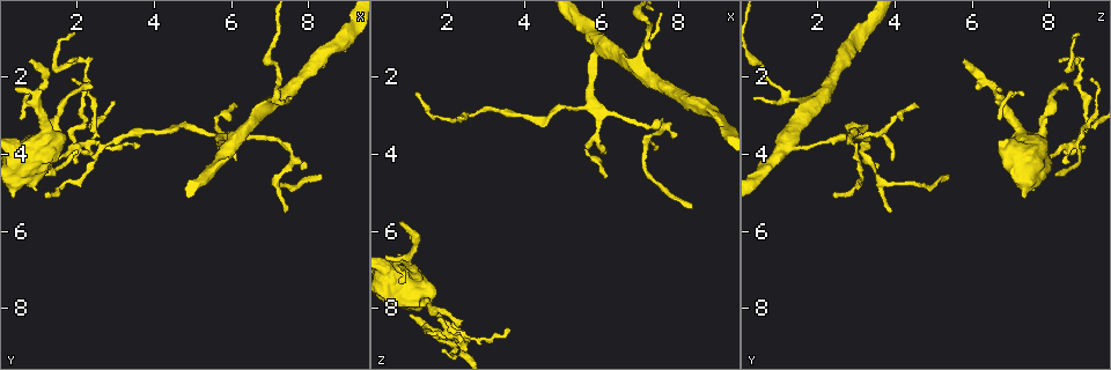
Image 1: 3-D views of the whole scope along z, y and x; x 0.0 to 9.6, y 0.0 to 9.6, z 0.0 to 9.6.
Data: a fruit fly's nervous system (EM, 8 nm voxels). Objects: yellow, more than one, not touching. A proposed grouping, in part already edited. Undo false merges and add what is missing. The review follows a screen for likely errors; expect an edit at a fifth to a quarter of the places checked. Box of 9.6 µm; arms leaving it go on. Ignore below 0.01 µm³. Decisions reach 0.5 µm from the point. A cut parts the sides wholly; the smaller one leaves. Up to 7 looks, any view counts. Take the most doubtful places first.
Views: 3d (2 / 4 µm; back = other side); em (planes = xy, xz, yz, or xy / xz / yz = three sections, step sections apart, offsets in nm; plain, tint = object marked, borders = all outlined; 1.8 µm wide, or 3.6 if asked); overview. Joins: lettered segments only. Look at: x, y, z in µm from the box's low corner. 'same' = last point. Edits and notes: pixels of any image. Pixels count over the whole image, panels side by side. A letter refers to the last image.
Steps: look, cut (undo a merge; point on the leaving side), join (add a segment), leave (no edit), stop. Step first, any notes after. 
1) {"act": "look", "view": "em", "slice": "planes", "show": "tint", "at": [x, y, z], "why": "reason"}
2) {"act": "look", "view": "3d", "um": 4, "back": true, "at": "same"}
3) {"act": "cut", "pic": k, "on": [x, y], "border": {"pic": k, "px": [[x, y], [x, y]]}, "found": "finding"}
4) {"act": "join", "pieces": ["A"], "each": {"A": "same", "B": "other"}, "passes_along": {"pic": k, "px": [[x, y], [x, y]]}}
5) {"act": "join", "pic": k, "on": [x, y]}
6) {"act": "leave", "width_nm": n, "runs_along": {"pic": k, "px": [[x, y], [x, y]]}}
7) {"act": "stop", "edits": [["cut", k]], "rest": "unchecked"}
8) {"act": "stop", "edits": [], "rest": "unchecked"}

{"act": "look", "view": "3d", "um": 4, "at": [2.05, 3.70, 8.60], "why": "looks like a crossing"}

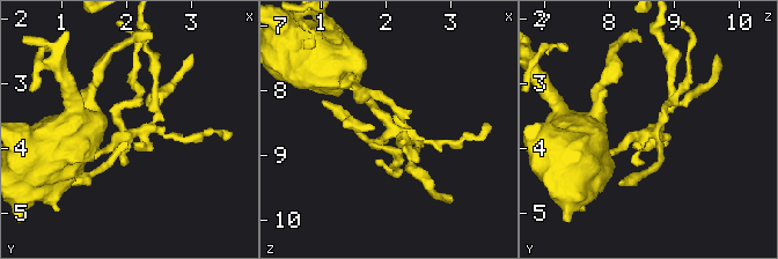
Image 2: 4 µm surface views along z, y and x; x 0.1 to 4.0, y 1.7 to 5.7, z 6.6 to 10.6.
{"act": "look", "view": "em", "slice": "planes", "show": "plain", "at": [2.10, 3.75, 8.55]}

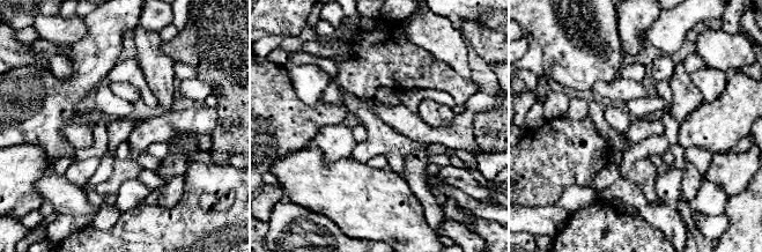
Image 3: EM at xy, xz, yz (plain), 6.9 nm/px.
{"act": "look", "view": "em", "slice": "planes", "show": "borders", "at": "same", "why": "what lies round it"}

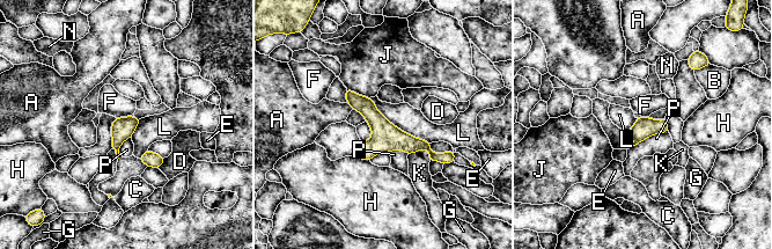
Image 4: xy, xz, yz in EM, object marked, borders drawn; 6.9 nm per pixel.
{"act": "leave", "each": {"A": "other", "B": "other", "C": "other", "D": "other", "E": "other", "F": "other", "G": "other", "H": "other", "J": "other", "K": "other", "L": "other", "N": "other", "P": "other"}, "found": "one cell here"}

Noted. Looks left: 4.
{"act": "look", "view": "3d", "um": 4, "at": [7.60, 4.15, 3.20]}

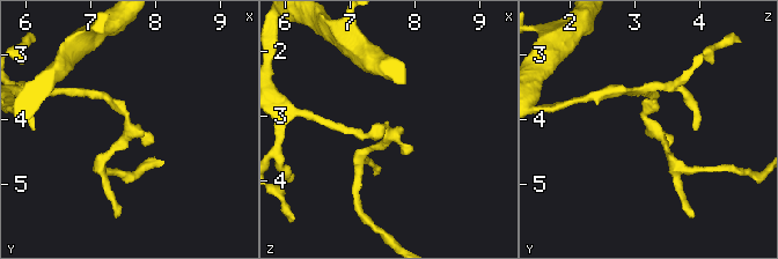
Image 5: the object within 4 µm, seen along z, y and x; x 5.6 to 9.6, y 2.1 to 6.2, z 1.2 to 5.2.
{"act": "look", "view": "em", "slice": "planes", "show": "borders", "at": [7.60, 4.15, 3.20], "why": "shape alone is not enough"}

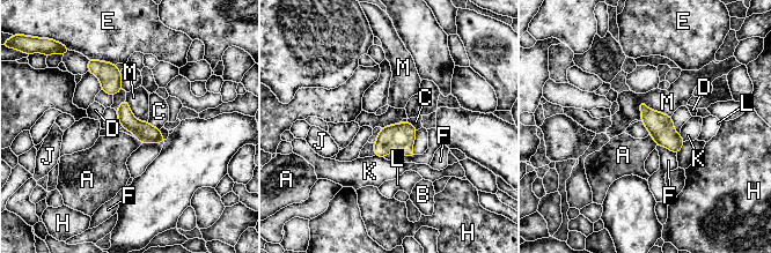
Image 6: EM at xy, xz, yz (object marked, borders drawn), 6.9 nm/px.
{"act": "leave", "longest_contact_nm": ["M", 260], "each": {"A": "other", "B": "other", "C": "other", "D": "other", "E": "other", "F": "other", "H": "other", "J": "other", "K": "other", "L": "other", "M": "other"}, "border": {"pic": 6, "px": [[650, 134], [656, 144]]}, "found": "one cell here"}

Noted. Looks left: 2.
{"act": "look", "view": "em", "slice": "xy", "step": 4, "show": "borders", "at": [0.85, 1.70, 5.80], "why": "branch stops here"}

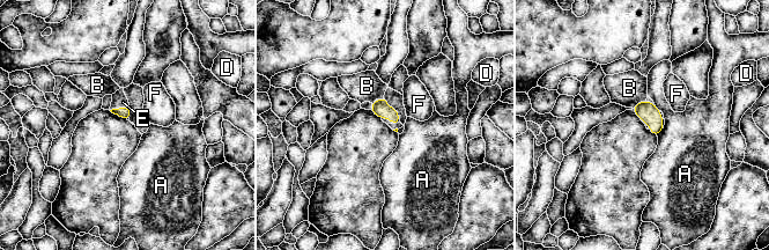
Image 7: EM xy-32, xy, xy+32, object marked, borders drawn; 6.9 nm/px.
{"act": "look", "view": "em", "slice": "planes", "show": "borders", "at": "same", "why": "another direction"}

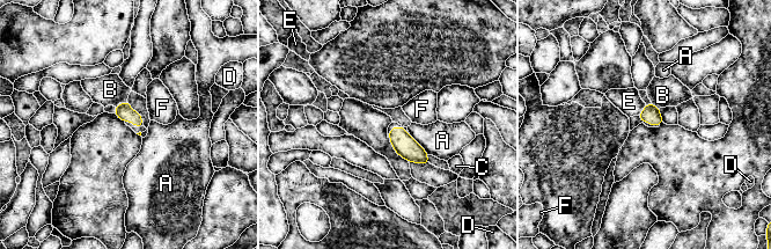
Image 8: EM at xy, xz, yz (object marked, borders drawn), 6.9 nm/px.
{"act": "join", "pic": 8, "on": [629, 101], "longest_contact_nm": ["A", 190], "each": {"A": "other", "B": "other", "C": "other", "D": "other", "E": "same", "F": "other"}, "found": "the cell continues"}

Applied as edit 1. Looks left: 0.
{"act": "stop", "edits": [["join", 8]], "rest": "unchecked"}

